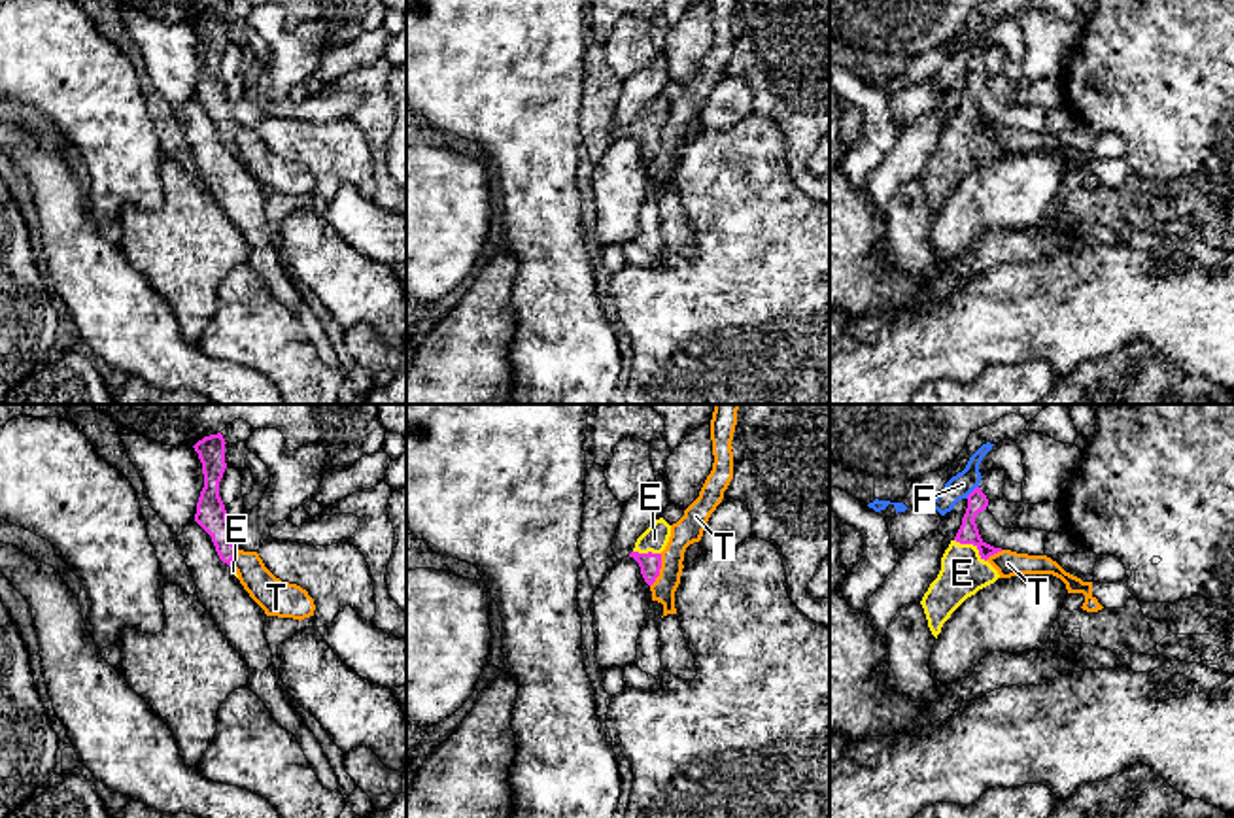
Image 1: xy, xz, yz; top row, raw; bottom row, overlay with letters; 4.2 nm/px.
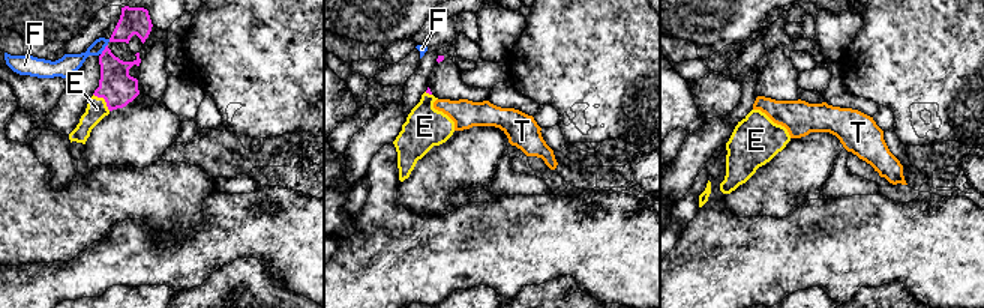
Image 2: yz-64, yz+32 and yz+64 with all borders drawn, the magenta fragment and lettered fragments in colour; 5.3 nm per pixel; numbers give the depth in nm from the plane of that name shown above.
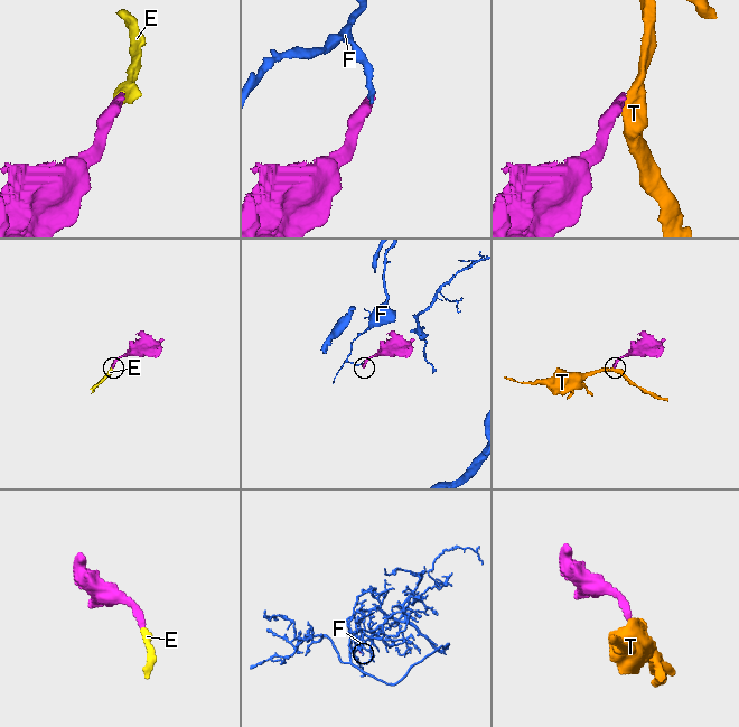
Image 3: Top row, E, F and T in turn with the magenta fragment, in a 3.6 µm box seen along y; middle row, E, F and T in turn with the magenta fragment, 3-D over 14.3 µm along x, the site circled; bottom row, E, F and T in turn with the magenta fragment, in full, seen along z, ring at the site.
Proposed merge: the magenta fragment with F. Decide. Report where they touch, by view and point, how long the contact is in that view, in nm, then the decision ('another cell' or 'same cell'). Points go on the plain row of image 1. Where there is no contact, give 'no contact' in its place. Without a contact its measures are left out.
yz (972, 68) | 80 nm | another cell

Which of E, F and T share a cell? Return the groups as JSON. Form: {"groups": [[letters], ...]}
{"groups": [["E"], ["F"], ["T"]]}

